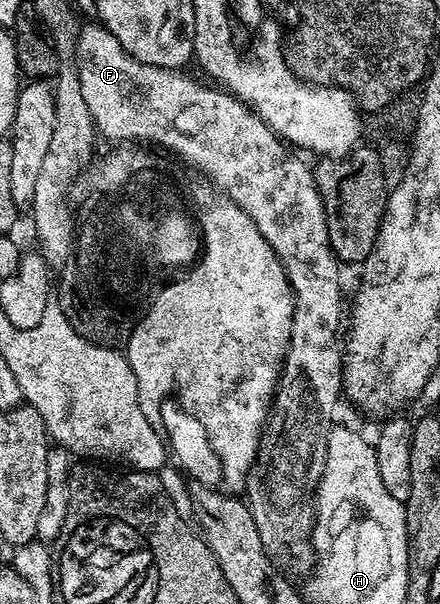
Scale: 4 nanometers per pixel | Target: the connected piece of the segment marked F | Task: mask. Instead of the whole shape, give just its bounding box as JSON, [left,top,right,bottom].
[74,20,342,568]

